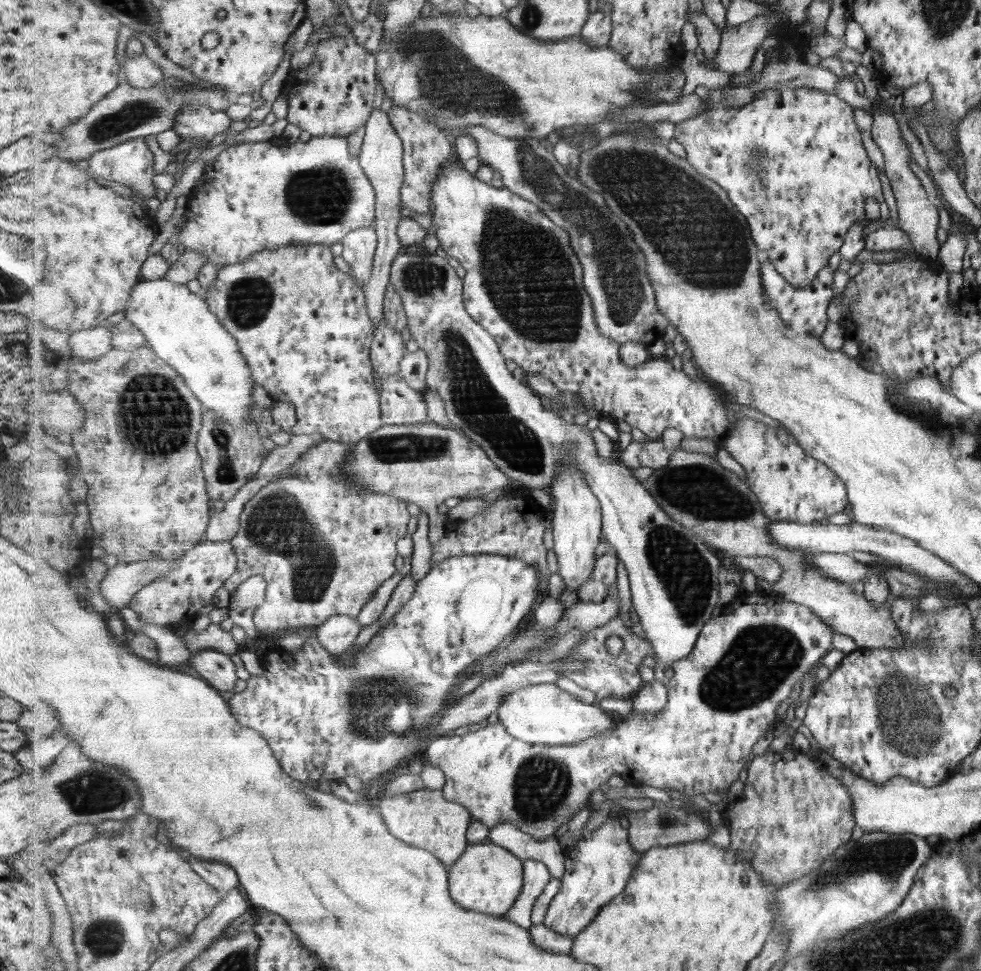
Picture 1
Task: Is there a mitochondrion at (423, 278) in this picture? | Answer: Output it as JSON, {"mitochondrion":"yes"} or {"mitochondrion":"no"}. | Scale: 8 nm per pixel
{"mitochondrion":"yes"}

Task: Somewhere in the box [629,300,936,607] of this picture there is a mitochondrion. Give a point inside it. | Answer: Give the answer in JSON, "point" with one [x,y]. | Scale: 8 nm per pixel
{"point":[701,487]}

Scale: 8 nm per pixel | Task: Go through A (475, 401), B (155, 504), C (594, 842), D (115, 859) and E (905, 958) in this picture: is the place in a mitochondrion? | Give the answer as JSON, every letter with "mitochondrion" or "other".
{"A":"mitochondrion","B":"other","C":"other","D":"other","E":"mitochondrion"}

